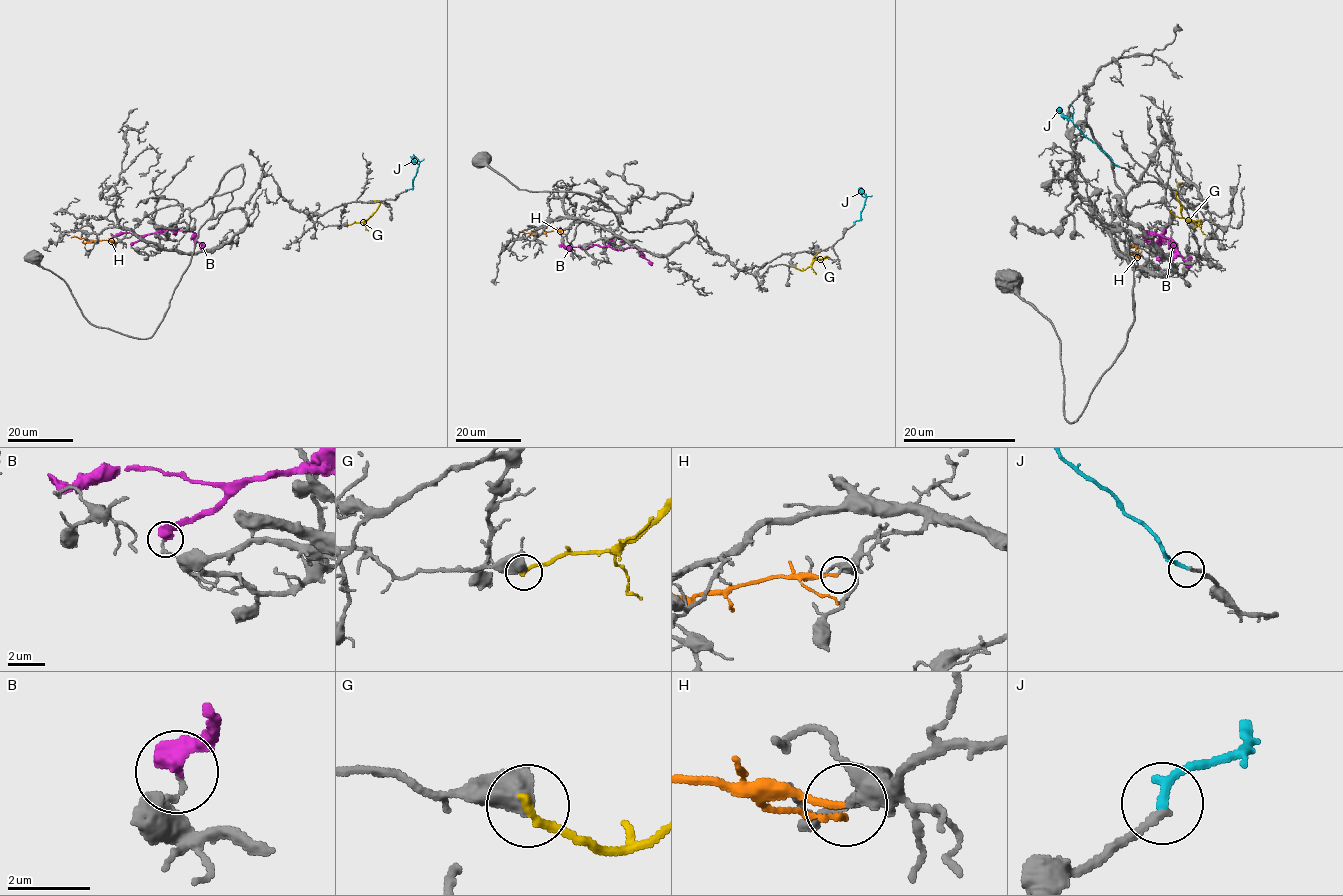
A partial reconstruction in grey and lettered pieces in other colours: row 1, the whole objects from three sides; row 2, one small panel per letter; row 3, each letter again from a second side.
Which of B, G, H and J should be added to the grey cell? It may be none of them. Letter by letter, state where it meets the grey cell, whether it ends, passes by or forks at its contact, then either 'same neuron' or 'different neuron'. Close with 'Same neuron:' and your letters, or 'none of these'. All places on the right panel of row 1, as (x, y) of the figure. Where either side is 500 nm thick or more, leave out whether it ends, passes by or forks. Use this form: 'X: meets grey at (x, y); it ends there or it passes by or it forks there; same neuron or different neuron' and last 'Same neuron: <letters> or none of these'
B: meets grey at (1159, 261); different neuron
G: meets grey at (1194, 227); different neuron
H: meets grey at (1130, 255); it ends there; different neuron
J: meets grey at (1120, 167); it ends there; same neuron
Same neuron: J

